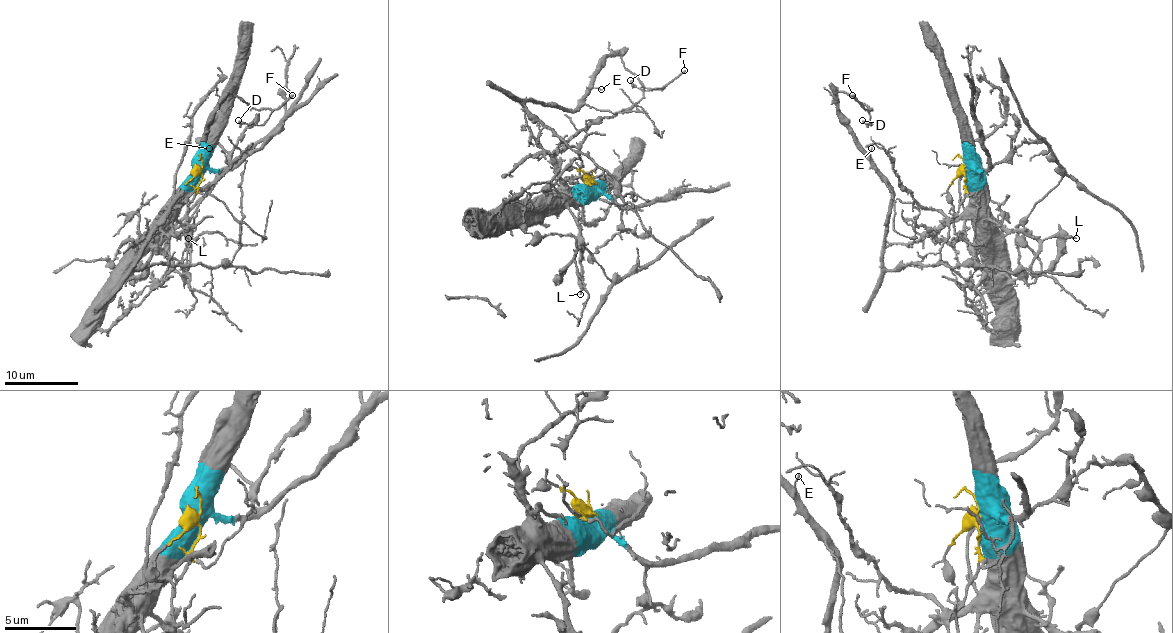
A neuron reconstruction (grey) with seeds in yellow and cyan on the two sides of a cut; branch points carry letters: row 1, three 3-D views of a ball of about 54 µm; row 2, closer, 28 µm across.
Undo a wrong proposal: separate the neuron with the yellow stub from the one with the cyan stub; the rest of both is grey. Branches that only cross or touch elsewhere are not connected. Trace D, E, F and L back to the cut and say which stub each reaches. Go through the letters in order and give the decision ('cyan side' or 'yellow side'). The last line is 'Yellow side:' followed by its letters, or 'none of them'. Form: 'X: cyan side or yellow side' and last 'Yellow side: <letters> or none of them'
D: yellow side
E: yellow side
F: yellow side
L: cyan side
Yellow side: D, E, F

